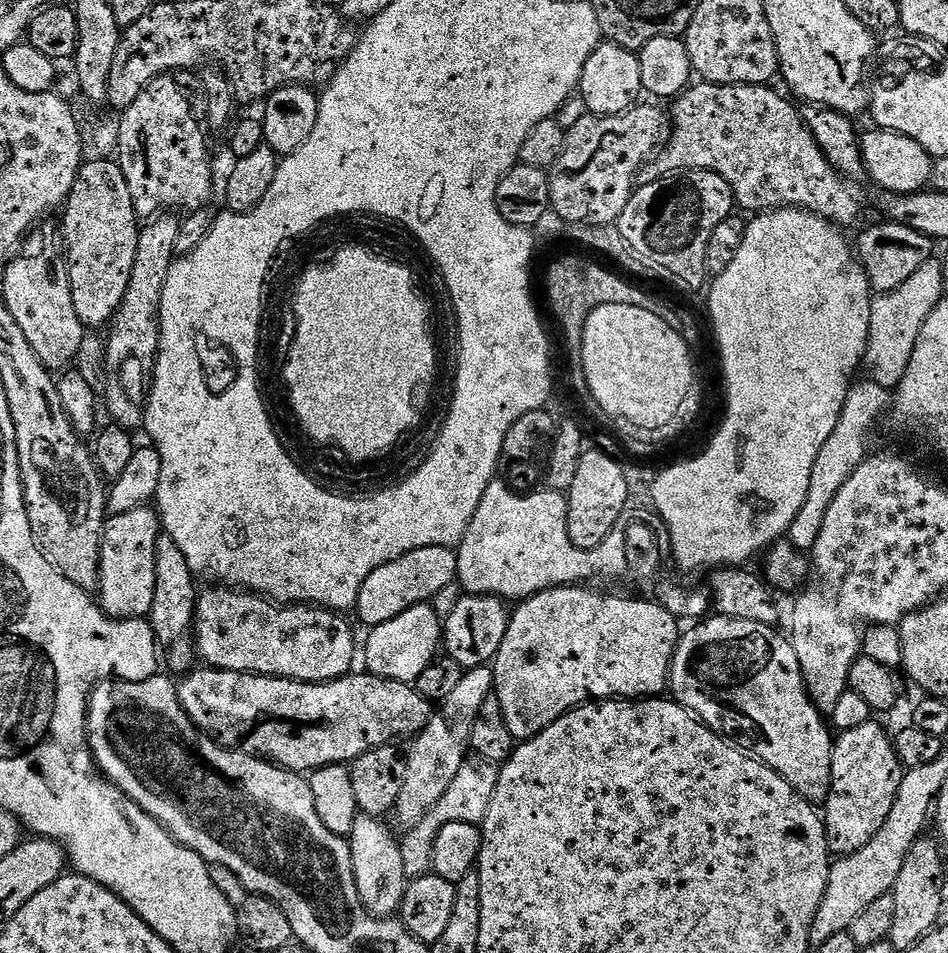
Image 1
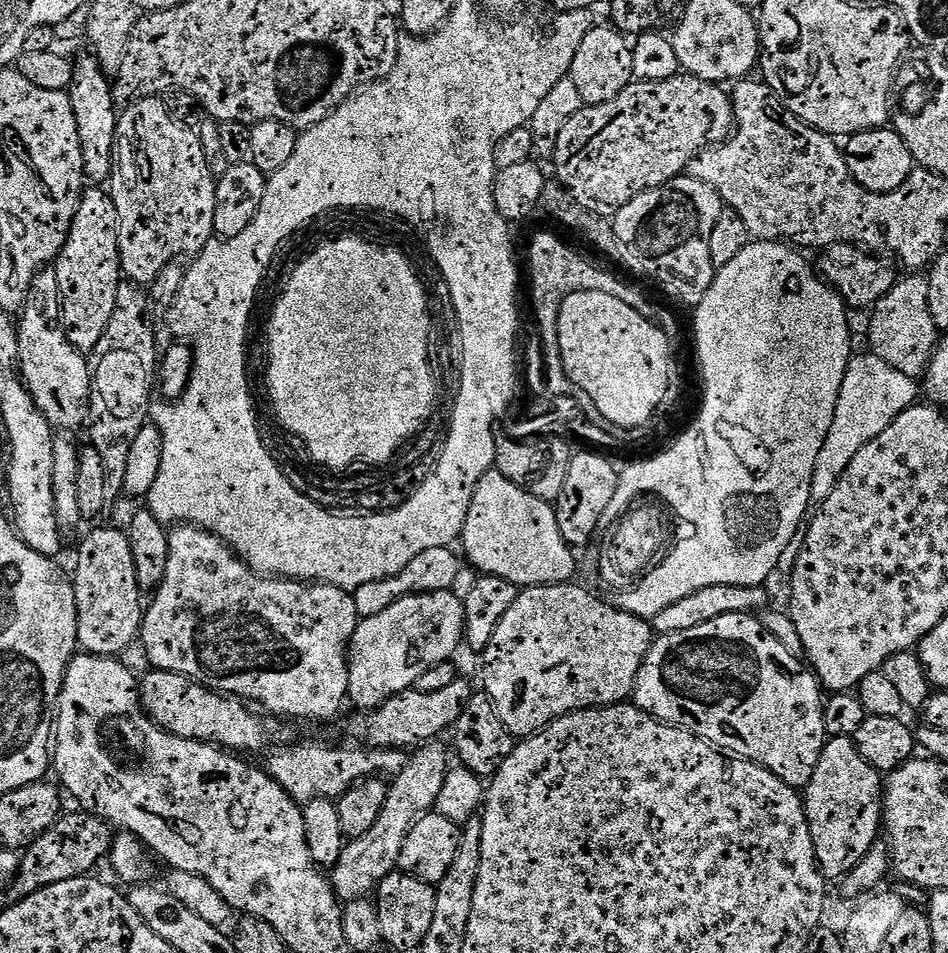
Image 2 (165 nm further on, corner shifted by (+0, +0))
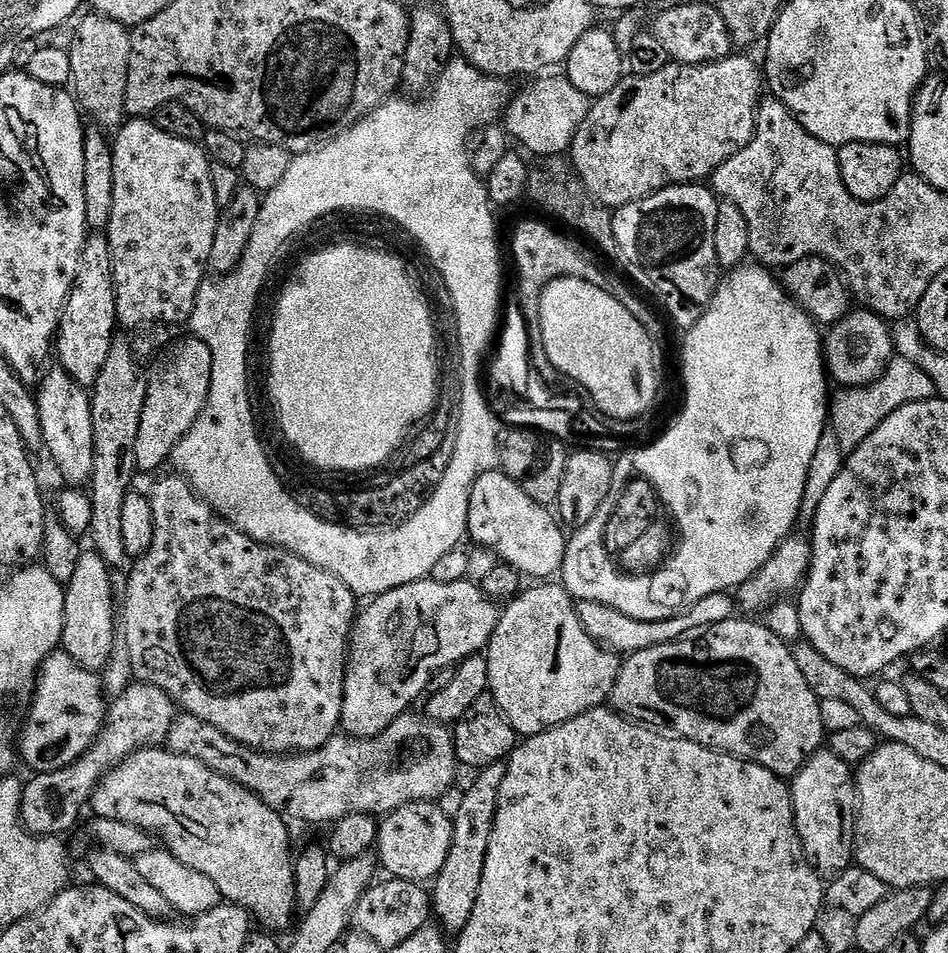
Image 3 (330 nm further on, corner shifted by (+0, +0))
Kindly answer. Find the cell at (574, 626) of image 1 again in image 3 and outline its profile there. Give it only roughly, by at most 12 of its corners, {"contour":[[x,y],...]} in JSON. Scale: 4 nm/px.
{"contour":[[567,588],[507,601],[486,655],[517,737],[611,697],[621,657]]}

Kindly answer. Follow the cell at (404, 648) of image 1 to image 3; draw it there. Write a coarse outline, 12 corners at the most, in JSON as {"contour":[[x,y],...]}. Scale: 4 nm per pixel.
{"contour":[[469,579],[375,597],[352,625],[340,728],[382,734],[483,653],[502,613]]}

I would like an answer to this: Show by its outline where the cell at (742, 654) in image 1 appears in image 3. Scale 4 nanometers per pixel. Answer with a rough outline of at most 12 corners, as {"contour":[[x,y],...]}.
{"contour":[[767,623],[631,653],[611,707],[781,778],[822,701]]}

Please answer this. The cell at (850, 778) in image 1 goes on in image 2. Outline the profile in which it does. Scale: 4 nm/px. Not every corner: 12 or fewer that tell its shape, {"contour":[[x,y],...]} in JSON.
{"contour":[[825,743],[802,792],[816,863],[843,881],[877,843],[881,771]]}

